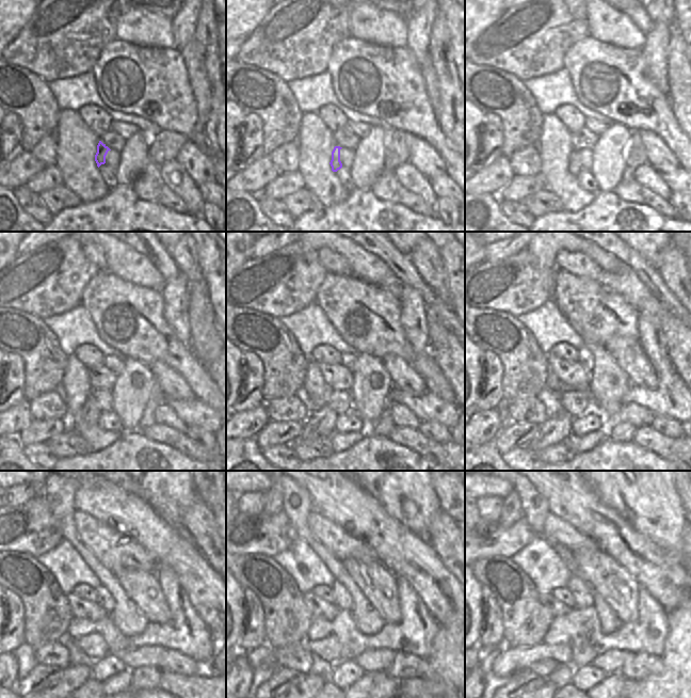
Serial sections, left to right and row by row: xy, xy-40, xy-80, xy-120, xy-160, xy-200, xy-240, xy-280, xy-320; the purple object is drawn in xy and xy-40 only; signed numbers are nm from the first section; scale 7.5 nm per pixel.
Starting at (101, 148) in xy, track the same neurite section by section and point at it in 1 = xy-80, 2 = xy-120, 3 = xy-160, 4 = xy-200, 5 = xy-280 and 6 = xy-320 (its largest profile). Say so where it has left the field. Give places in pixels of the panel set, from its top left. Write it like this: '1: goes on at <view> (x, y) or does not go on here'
1: goes on at xy-80 (574, 168)
2: goes on at xy-120 (91, 411)
3: goes on at xy-160 (321, 423)
4: goes on at xy-200 (553, 430)
5: goes on at xy-280 (310, 684)
6: goes on at xy-320 (548, 687)

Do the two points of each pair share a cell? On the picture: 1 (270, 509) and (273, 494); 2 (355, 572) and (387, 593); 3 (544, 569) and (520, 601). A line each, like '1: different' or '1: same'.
1: same
2: same
3: different

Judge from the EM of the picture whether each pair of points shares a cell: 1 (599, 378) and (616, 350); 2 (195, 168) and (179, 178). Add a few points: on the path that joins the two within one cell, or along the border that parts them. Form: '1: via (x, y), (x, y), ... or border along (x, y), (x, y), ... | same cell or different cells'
1: border along (601, 345), (627, 378) | different cells
2: border along (175, 159), (197, 187) | different cells

